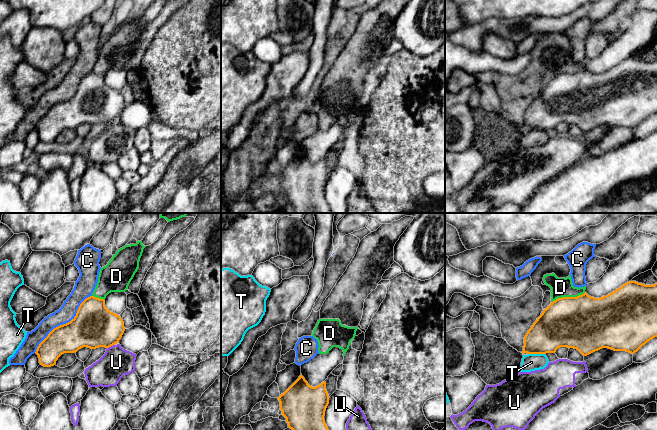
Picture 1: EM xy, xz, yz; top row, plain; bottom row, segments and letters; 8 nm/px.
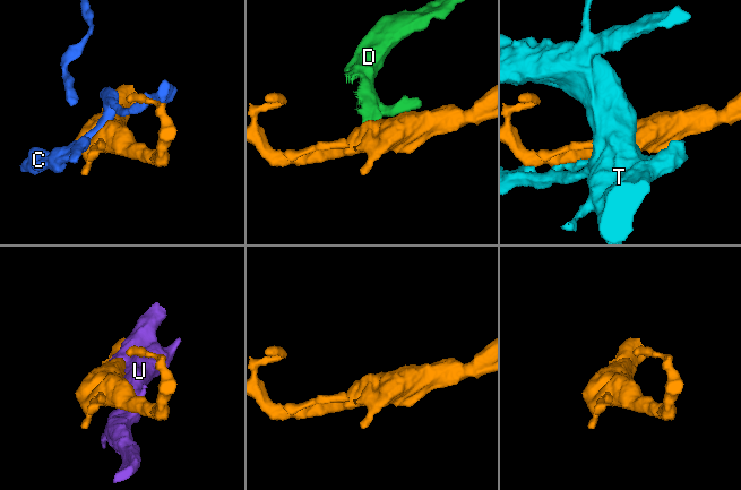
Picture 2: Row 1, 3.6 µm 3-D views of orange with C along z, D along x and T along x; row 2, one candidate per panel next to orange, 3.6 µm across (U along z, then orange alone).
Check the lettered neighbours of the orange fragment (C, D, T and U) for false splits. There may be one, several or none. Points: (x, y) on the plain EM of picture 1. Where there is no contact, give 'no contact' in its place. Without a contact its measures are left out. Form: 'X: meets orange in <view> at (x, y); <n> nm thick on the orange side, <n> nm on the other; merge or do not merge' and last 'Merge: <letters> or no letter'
C: meets orange in xy at (63, 100); 340 nm thick on the orange side, 140 nm on the other; do not merge
D: meets orange in yz at (568, 73); 440 nm thick on the orange side, 160 nm on the other; do not merge
T: meets orange in yz at (536, 129); 320 nm thick on the orange side, 140 nm on the other; do not merge
U: meets orange in xy at (110, 122); 340 nm thick on the orange side, 240 nm on the other; do not merge
Merge: no letter

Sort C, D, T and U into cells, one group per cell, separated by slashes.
C / D / T / U

